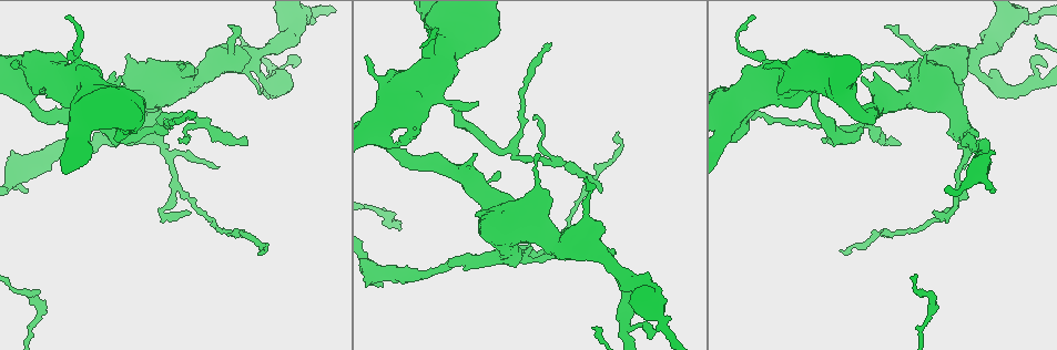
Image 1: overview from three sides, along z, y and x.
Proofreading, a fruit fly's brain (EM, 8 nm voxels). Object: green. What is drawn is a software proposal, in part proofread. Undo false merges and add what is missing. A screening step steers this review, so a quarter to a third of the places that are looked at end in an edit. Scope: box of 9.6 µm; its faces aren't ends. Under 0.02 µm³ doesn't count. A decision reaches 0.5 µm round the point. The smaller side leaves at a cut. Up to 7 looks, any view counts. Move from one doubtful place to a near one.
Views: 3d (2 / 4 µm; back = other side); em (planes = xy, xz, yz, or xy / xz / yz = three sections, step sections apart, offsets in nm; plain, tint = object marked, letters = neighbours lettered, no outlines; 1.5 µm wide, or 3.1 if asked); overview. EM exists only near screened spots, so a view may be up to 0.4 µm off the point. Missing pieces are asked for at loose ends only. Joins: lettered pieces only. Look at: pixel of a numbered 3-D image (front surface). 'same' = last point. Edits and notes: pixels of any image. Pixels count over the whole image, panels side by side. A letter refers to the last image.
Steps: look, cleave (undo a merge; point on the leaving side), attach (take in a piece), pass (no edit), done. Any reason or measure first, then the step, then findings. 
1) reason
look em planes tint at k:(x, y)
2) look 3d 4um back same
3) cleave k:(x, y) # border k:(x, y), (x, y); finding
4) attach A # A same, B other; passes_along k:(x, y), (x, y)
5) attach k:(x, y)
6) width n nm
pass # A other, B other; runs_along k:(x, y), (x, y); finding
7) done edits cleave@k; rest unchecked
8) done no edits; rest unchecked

three-way junction
look 3d 2um at 1:(511, 148)

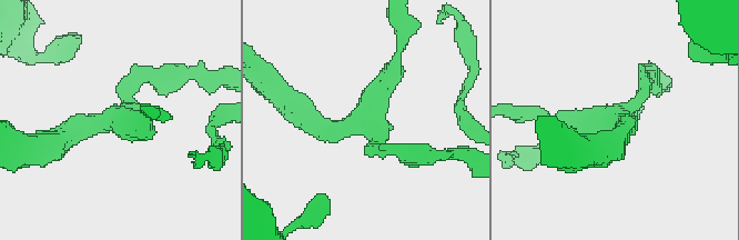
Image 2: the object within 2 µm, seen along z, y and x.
shape alone is not enough
look em xy step 8 tint at 2:(116, 116)

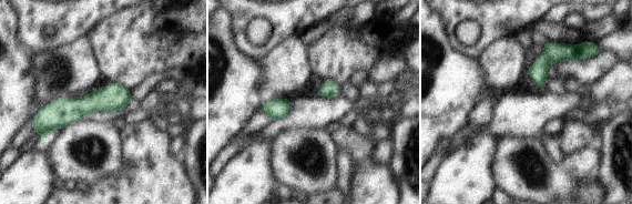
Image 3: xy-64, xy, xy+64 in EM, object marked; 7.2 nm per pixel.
look em xy step 8 letters same

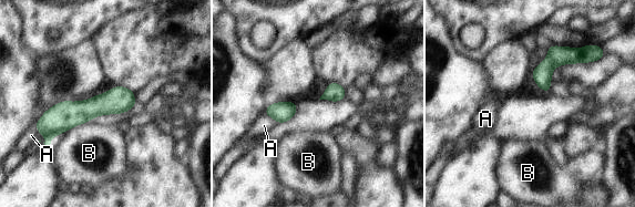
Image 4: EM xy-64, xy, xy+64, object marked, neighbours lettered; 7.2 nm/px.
width 200 nm
pass # A other, B other; runs_along 4:(131, 94), (57, 120), (43, 120); one neuron here

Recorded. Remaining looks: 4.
thin end
look em yz step 8 letters at 1:(864, 63)

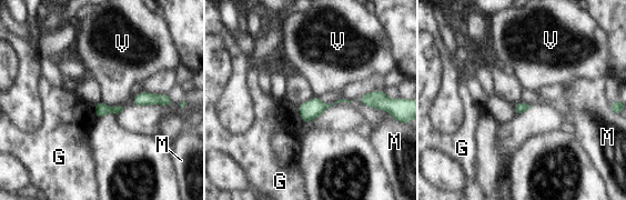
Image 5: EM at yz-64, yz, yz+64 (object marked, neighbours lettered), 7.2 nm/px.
width 90 nm; longest_contact V 180 nm
pass # G other, M other, V other; none of them fits

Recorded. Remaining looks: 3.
long arm stops here
look em planes letters at 1:(753, 117)

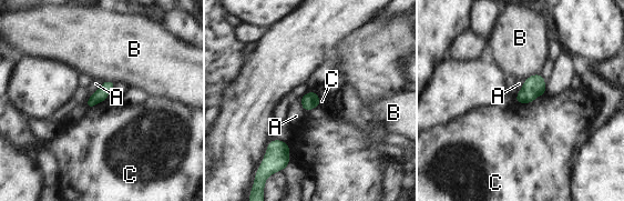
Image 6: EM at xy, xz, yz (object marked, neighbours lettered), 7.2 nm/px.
width 90 nm
pass # A other, B other, C other; border 6:(105, 99), (88, 109); none of them fits

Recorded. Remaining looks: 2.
done no edits; rest unchecked

